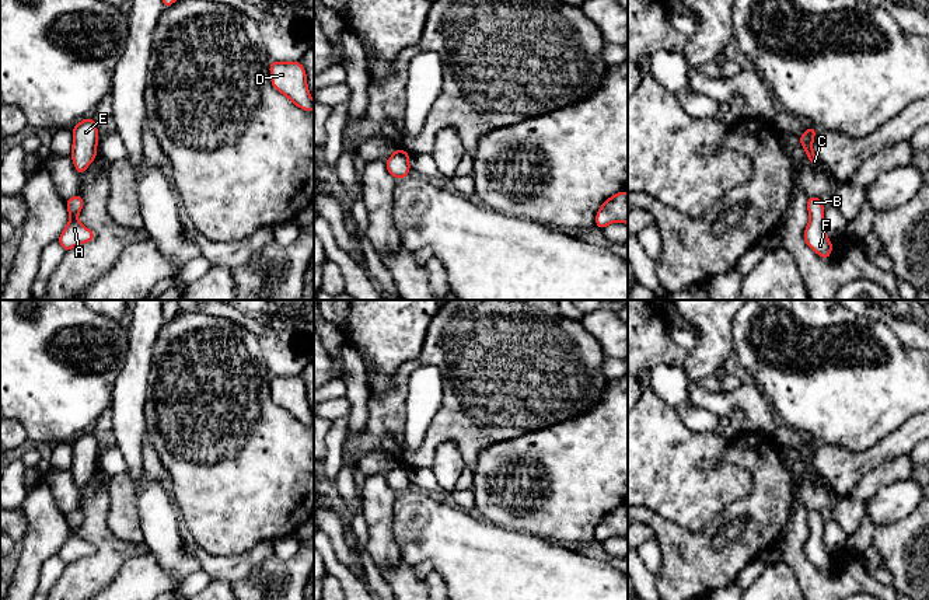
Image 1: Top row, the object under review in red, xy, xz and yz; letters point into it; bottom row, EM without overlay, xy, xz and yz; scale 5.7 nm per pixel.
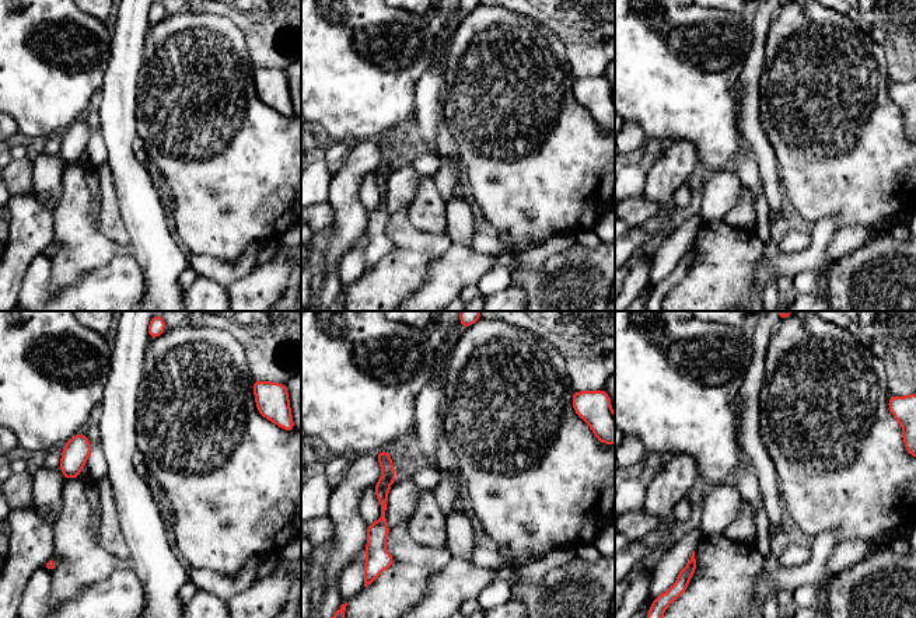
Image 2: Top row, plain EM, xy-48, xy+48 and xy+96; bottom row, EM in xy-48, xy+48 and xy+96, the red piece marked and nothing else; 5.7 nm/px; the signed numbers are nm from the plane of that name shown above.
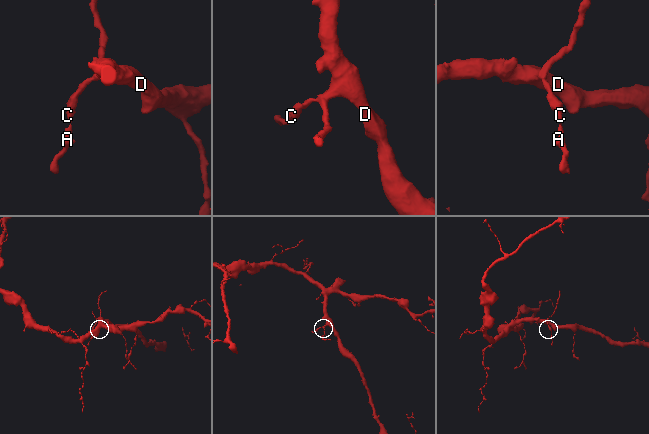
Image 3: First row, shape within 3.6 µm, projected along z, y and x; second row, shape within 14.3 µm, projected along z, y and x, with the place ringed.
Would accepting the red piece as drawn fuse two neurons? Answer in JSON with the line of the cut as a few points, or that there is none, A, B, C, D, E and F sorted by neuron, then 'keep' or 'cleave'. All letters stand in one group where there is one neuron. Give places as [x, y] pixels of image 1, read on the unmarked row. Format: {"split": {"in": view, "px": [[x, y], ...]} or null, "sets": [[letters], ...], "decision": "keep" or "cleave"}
{"split": null, "sets": [["A", "B", "C", "D", "E", "F"]], "decision": "keep"}

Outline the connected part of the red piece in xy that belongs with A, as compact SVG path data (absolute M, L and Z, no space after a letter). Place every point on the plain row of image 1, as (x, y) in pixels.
M77 507L76 510L66 514L70 534L57 555L60 557L63 565L69 565L83 557L90 557L94 554L95 547L84 541L77 530L83 524L83 510Z

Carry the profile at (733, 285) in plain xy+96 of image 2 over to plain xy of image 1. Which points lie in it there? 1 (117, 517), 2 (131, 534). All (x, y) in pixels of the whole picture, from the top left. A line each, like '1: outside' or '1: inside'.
1: outside
2: outside

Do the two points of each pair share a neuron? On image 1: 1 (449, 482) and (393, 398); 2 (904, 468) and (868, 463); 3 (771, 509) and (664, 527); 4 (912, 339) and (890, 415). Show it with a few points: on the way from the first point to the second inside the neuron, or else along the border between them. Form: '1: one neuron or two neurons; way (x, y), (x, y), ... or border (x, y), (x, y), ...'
1: two neurons; border (465, 463), (453, 442), (443, 442), (430, 467)
2: two neurons; border (907, 453), (868, 471), (855, 485)
3: one neuron; way (744, 510), (725, 516), (704, 537), (691, 537)
4: two neurons; border (889, 325), (900, 342), (912, 353)

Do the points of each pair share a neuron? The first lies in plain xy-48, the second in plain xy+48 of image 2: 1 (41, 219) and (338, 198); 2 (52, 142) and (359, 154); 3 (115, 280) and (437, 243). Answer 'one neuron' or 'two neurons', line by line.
1: one neuron
2: one neuron
3: two neurons

